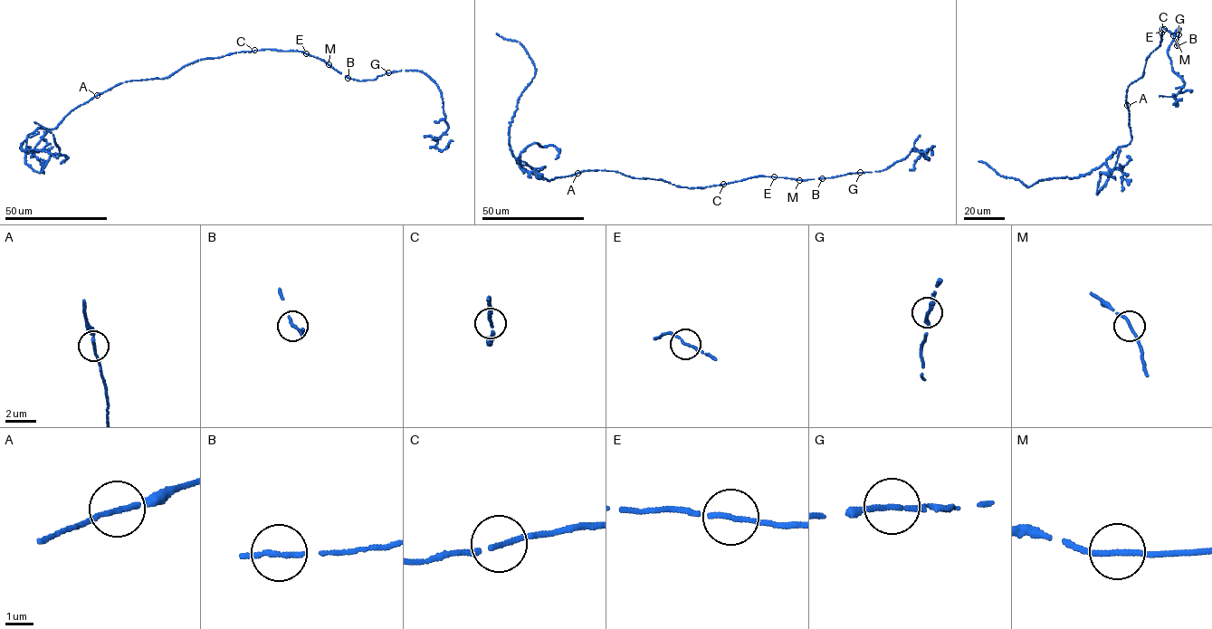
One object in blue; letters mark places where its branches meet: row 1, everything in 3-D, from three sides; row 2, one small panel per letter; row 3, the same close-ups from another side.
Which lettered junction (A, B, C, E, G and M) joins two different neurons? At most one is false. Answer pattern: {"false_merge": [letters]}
{"false_merge": []}

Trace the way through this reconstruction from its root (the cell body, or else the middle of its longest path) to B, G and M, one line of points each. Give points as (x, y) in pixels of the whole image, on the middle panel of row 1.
B: (664, 181), (692, 188), (759, 176), (798, 180), (822, 178)
G: (664, 181), (679, 186), (703, 188), (759, 176), (798, 180), (860, 172)
M: (664, 181), (692, 188), (759, 176), (799, 180)

